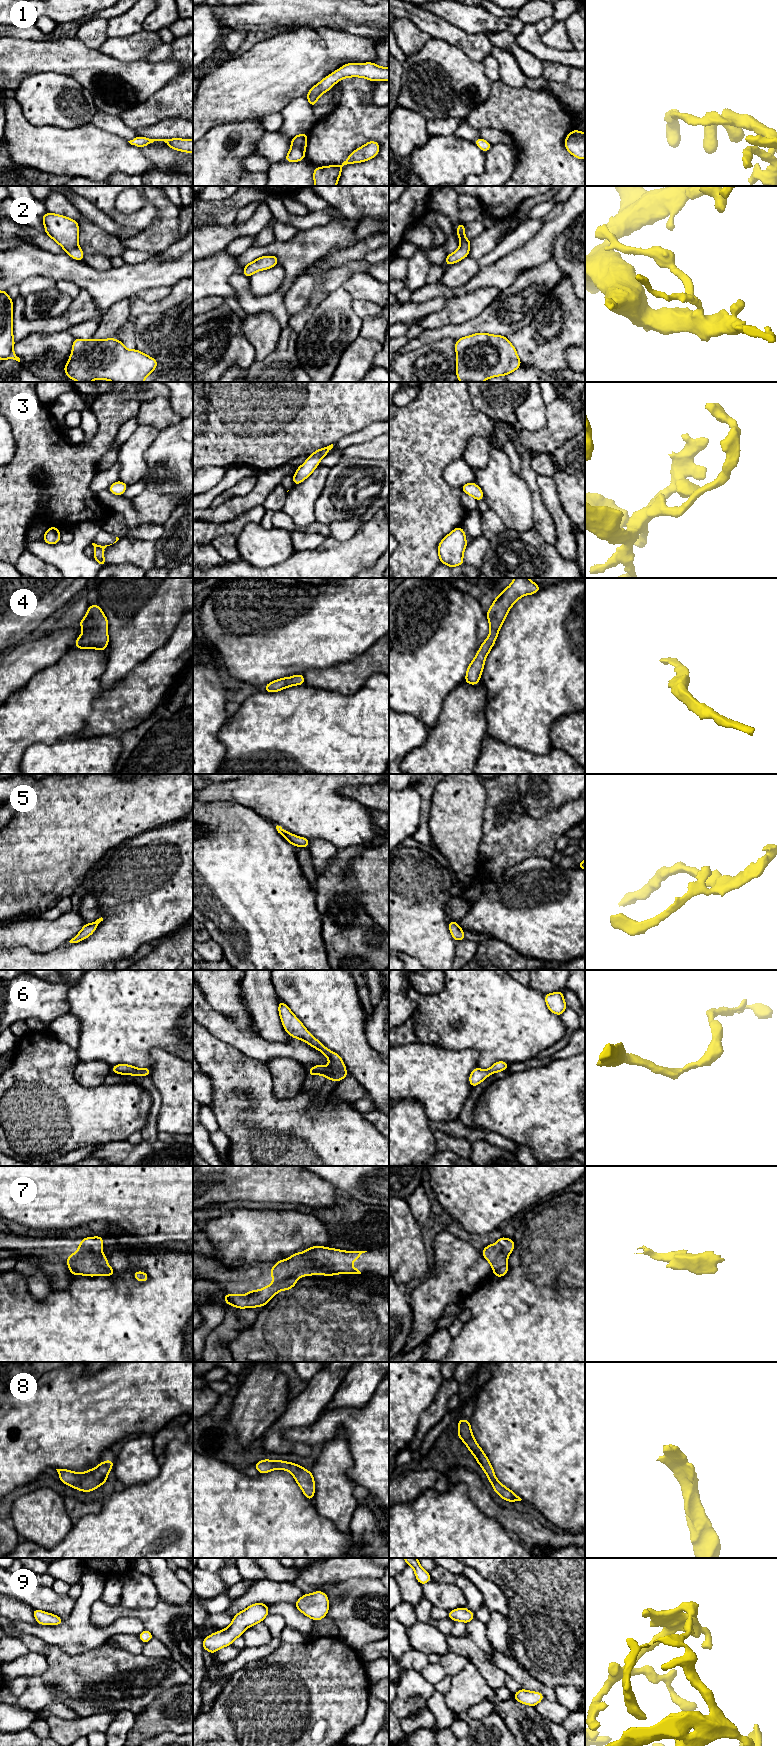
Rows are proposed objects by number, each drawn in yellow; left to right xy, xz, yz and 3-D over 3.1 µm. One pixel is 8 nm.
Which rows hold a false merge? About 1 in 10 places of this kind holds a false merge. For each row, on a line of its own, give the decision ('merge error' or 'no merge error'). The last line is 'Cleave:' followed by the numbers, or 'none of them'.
1: no merge error
2: no merge error
3: no merge error
4: no merge error
5: no merge error
6: no merge error
7: no merge error
8: no merge error
9: no merge error
Cleave: none of them

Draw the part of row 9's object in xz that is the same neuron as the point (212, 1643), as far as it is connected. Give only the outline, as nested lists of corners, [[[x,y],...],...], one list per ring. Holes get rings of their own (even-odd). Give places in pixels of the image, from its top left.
[[[255,1603],[250,1605],[233,1617],[230,1626],[204,1638],[203,1650],[214,1654],[219,1649],[231,1645],[236,1638],[243,1635],[247,1628],[262,1622],[267,1615],[269,1615],[267,1604]]]

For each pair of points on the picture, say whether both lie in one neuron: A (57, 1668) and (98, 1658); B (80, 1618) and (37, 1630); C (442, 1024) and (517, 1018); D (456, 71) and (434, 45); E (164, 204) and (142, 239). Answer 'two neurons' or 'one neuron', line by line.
A: one neuron
B: one neuron
C: one neuron
D: one neuron
E: one neuron

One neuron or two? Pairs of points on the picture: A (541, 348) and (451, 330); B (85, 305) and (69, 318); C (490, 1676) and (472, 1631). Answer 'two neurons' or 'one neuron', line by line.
A: two neurons
B: one neuron
C: two neurons

